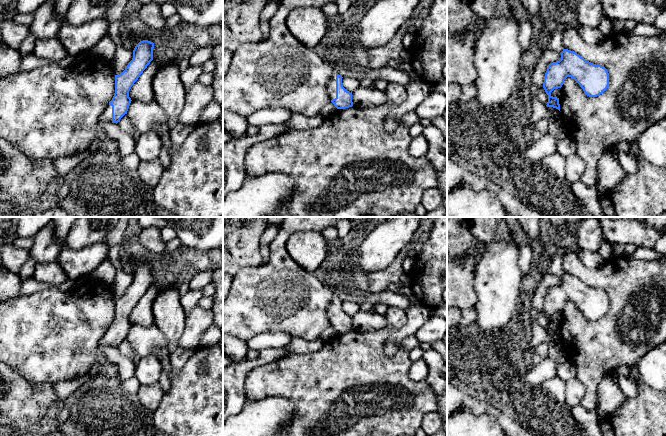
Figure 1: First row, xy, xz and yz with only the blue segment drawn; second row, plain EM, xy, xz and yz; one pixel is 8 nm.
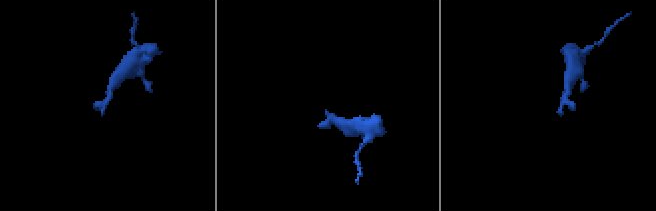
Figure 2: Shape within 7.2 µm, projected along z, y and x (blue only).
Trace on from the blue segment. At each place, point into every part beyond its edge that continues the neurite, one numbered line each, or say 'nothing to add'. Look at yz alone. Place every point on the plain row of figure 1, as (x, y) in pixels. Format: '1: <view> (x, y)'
nothing to add

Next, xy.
1: xy (106, 340)

